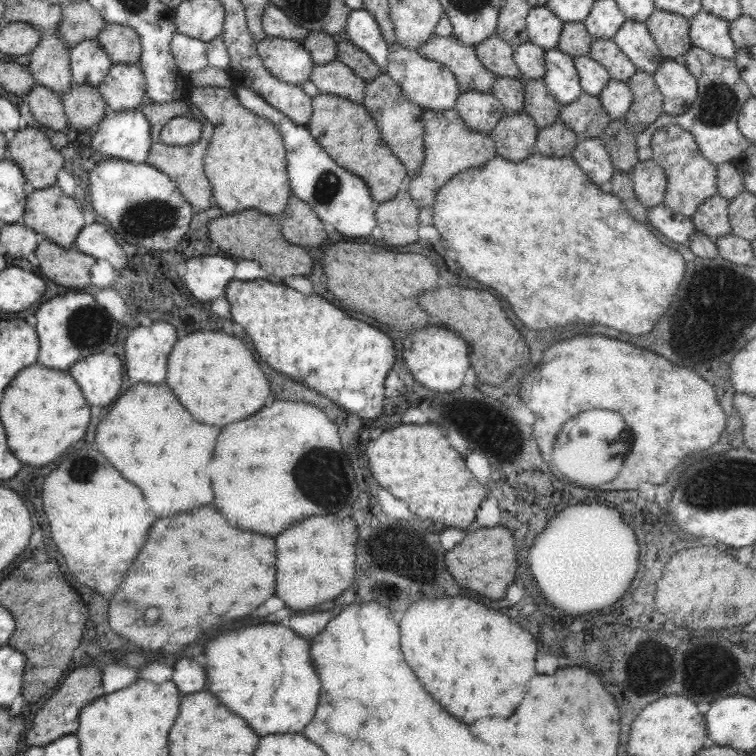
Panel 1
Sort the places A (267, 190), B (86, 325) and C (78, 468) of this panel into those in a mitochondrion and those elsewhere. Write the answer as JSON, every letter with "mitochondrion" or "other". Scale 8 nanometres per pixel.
{"A":"other","B":"mitochondrion","C":"mitochondrion"}

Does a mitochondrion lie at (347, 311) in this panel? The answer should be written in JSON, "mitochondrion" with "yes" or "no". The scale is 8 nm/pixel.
{"mitochondrion":"no"}

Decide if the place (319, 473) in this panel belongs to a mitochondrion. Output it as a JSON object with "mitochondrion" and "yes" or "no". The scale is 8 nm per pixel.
{"mitochondrion":"yes"}

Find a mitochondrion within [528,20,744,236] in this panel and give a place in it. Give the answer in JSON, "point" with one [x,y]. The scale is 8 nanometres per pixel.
{"point":[719,102]}

